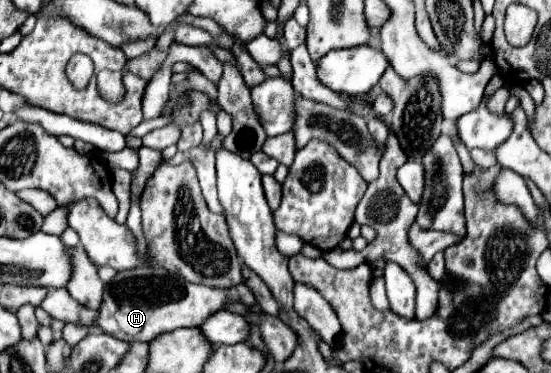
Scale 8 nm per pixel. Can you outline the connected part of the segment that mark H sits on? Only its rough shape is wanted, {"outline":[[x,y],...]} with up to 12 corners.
{"outline":[[161,266],[117,272],[97,326],[149,342],[225,310],[227,290]]}

